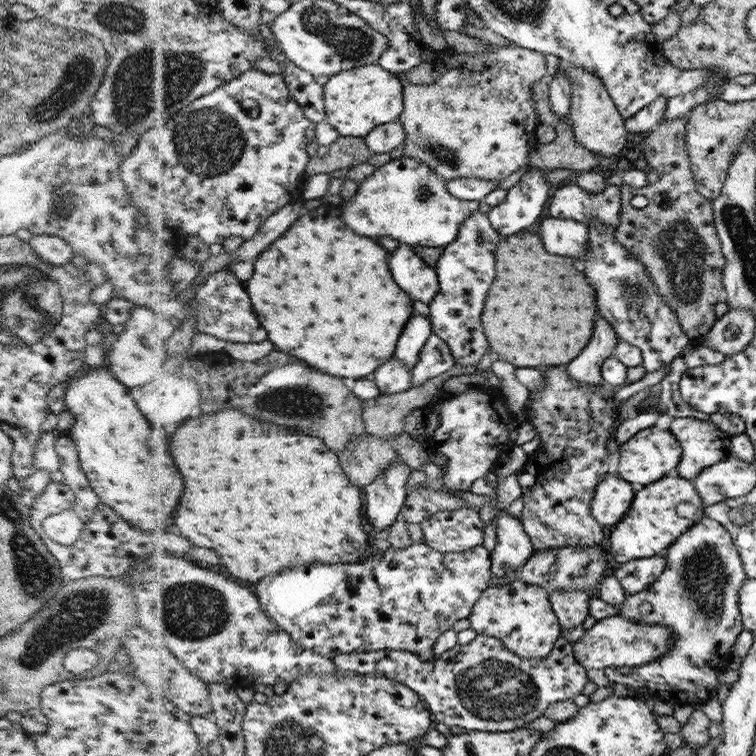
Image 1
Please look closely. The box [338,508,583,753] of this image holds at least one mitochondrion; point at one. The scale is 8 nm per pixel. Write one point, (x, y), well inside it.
(493, 690)

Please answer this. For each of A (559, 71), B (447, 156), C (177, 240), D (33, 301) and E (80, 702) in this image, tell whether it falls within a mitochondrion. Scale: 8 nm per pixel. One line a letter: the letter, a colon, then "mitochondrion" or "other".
A: other
B: mitochondrion
C: other
D: mitochondrion
E: other

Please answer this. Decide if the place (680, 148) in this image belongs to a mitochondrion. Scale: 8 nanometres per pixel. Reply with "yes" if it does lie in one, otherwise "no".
no

